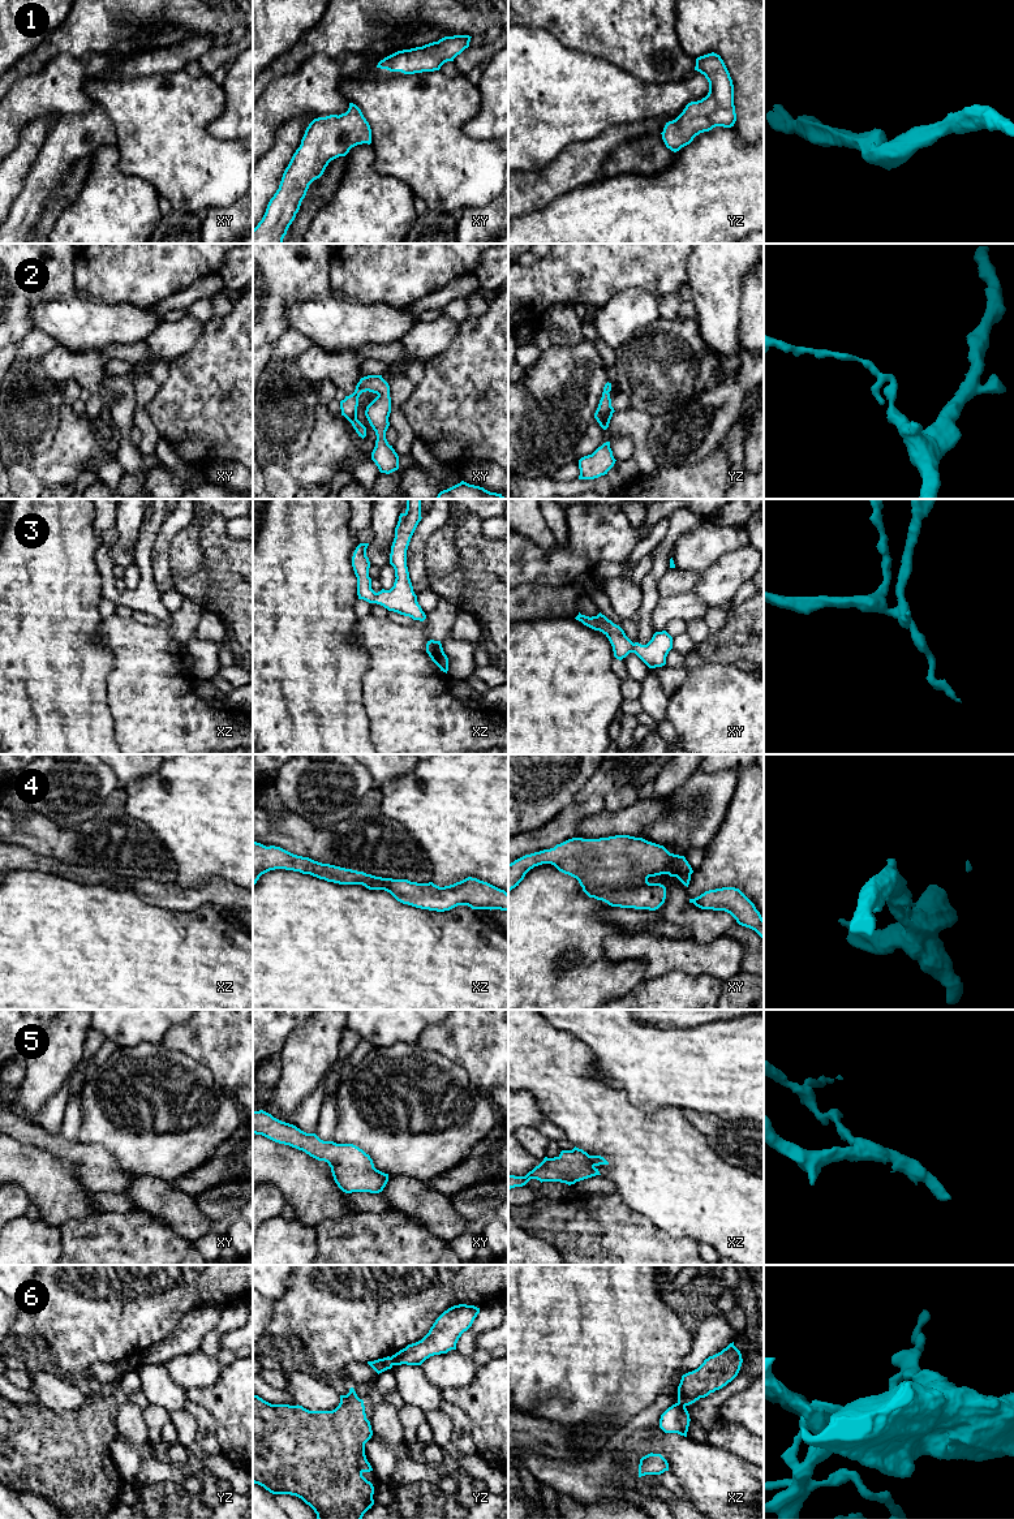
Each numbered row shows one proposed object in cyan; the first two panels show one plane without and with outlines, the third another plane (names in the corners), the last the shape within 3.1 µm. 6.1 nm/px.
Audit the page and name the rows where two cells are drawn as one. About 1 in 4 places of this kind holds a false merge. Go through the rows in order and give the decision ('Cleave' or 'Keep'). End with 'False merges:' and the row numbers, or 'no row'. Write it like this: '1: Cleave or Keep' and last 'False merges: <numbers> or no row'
1: Keep
2: Keep
3: Keep
4: Keep
5: Keep
6: Cleave
False merges: 6

